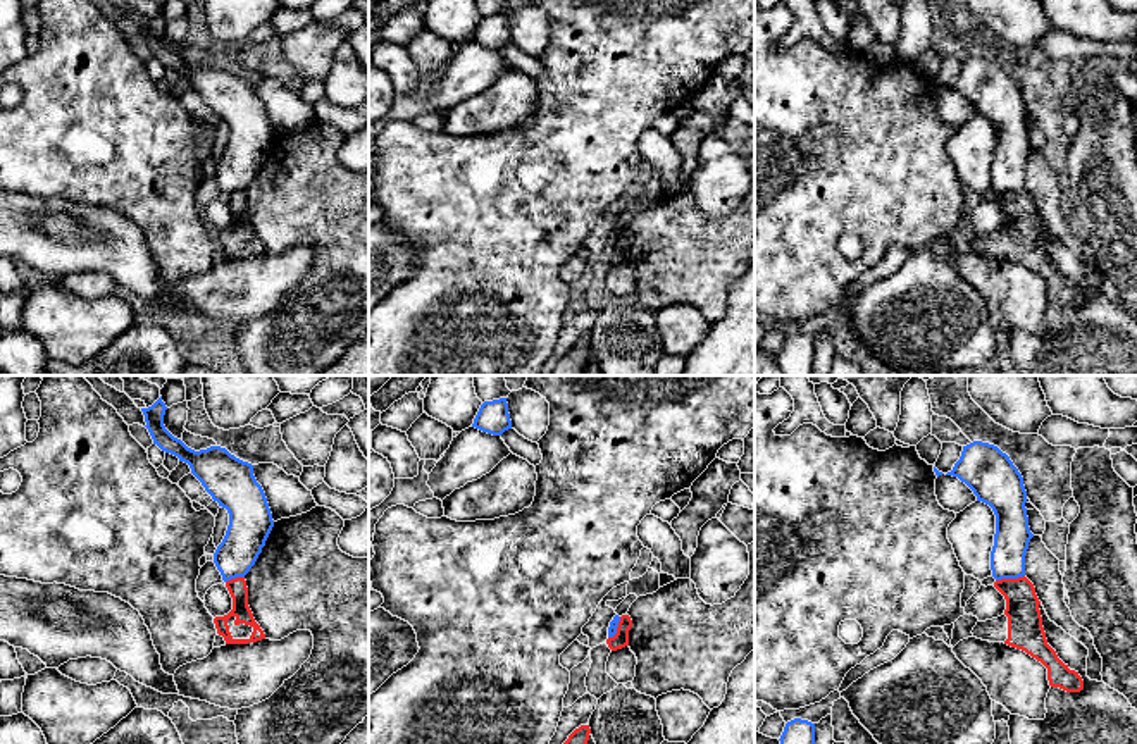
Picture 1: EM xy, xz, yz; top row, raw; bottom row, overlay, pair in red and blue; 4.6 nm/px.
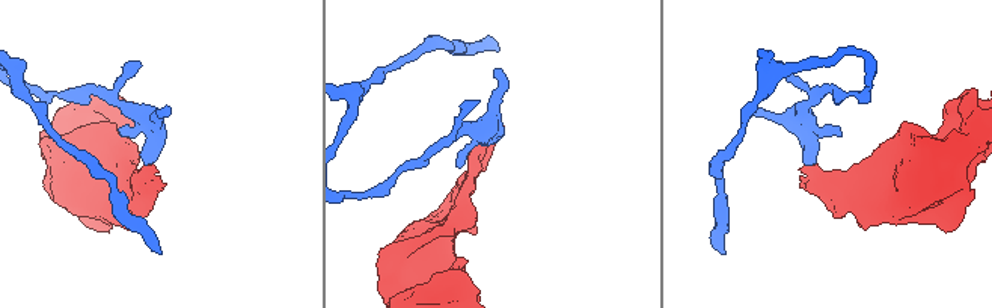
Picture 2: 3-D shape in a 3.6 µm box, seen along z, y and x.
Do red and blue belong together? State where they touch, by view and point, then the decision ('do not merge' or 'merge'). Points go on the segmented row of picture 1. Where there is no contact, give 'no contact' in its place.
yz (1010, 579) | do not merge

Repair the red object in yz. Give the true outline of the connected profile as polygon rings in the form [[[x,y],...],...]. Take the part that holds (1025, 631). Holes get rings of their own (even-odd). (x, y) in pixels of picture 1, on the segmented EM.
[[[1023,575],[996,580],[994,587],[1004,596],[1006,610],[997,618],[977,622],[973,637],[1025,651],[1047,668],[1051,687],[1080,692],[1084,680],[1078,672],[1070,670],[1047,644],[1034,584]]]

